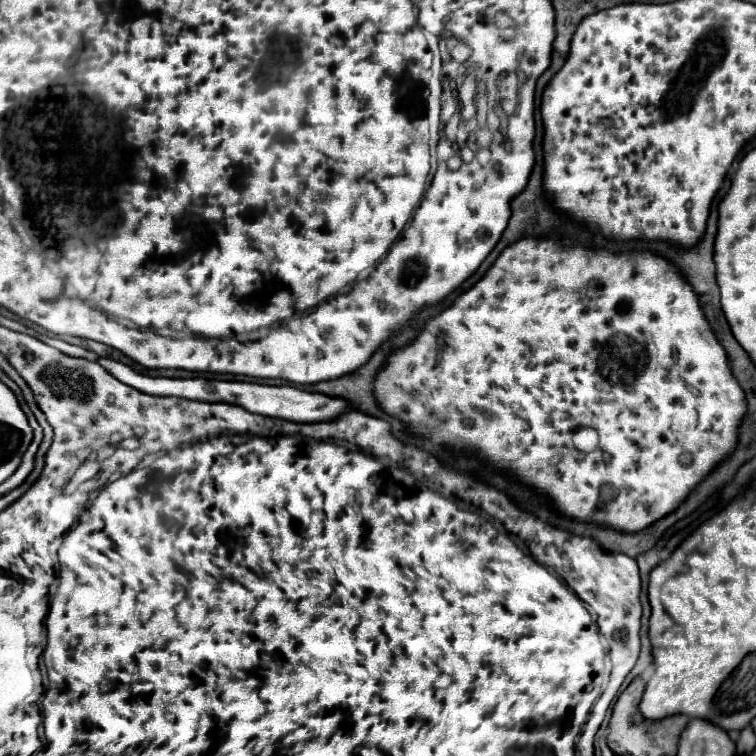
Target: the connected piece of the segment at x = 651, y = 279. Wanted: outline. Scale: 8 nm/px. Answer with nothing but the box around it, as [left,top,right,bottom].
[375,238,745,532]

